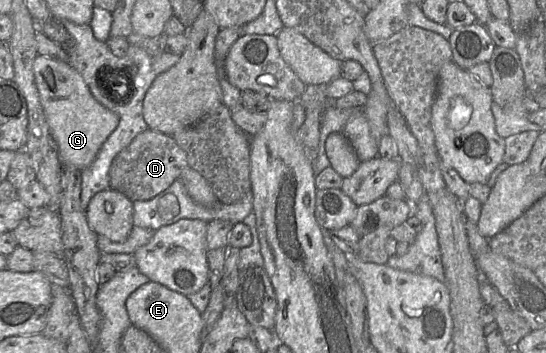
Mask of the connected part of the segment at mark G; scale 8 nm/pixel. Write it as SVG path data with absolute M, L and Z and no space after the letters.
M38 54L33 63L33 72L62 167L79 171L85 169L93 162L103 143L118 126L118 115L95 99L83 77L68 62Z

